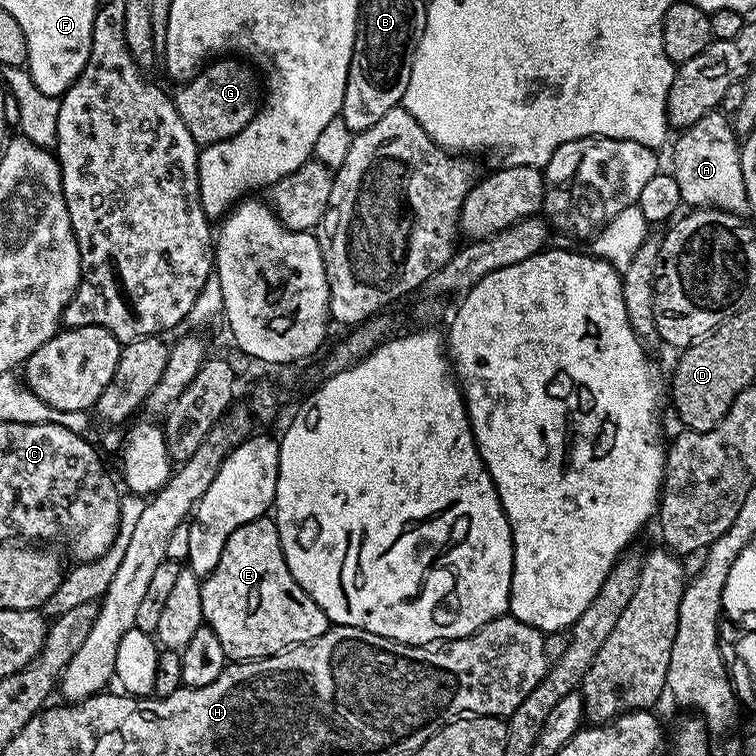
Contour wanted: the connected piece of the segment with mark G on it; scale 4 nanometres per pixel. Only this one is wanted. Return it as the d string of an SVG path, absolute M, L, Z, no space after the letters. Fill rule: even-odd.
M212 62L191 80L181 83L174 92L174 103L186 130L196 139L197 145L222 142L238 130L245 128L256 117L258 111L258 76L251 67L227 68L224 64Z

